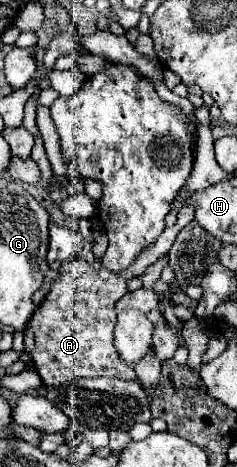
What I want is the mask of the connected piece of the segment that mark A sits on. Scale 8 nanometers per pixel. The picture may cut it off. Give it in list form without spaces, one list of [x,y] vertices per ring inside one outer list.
[[[186,206],[178,212],[176,224],[172,228],[164,228],[160,238],[128,266],[124,272],[110,272],[108,268],[94,270],[86,260],[76,258],[60,268],[60,278],[52,284],[48,298],[36,310],[34,318],[26,328],[24,350],[32,356],[36,372],[42,382],[52,388],[76,378],[102,378],[114,376],[122,380],[136,380],[136,372],[132,366],[124,364],[120,354],[114,348],[114,326],[116,326],[116,302],[120,296],[128,292],[128,282],[146,272],[146,268],[156,262],[158,256],[166,254],[176,238],[176,234],[194,220],[194,208]]]

